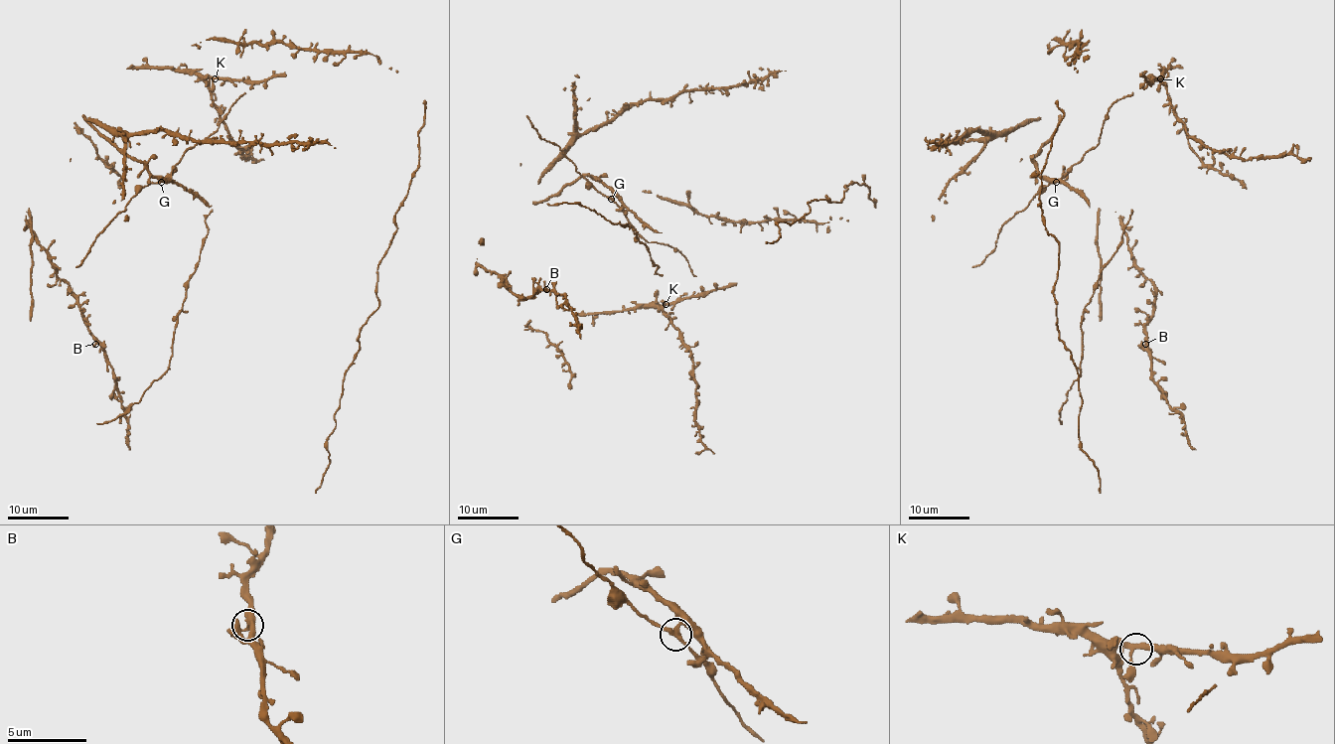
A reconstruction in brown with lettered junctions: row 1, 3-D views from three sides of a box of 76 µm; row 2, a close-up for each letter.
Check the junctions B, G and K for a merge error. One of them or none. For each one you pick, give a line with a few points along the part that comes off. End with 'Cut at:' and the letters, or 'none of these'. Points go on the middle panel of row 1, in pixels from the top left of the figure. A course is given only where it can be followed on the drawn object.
Cut at: none of these

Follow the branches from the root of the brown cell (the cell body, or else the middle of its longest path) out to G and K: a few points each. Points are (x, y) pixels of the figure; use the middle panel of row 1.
G: (701, 289), (688, 261), (667, 244), (649, 242), (612, 199)
K: (701, 289), (697, 295), (677, 298), (666, 304)

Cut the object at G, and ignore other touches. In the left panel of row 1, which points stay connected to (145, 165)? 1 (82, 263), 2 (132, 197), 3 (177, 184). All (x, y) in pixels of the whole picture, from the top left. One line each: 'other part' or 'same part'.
1: other part
2: other part
3: same part

